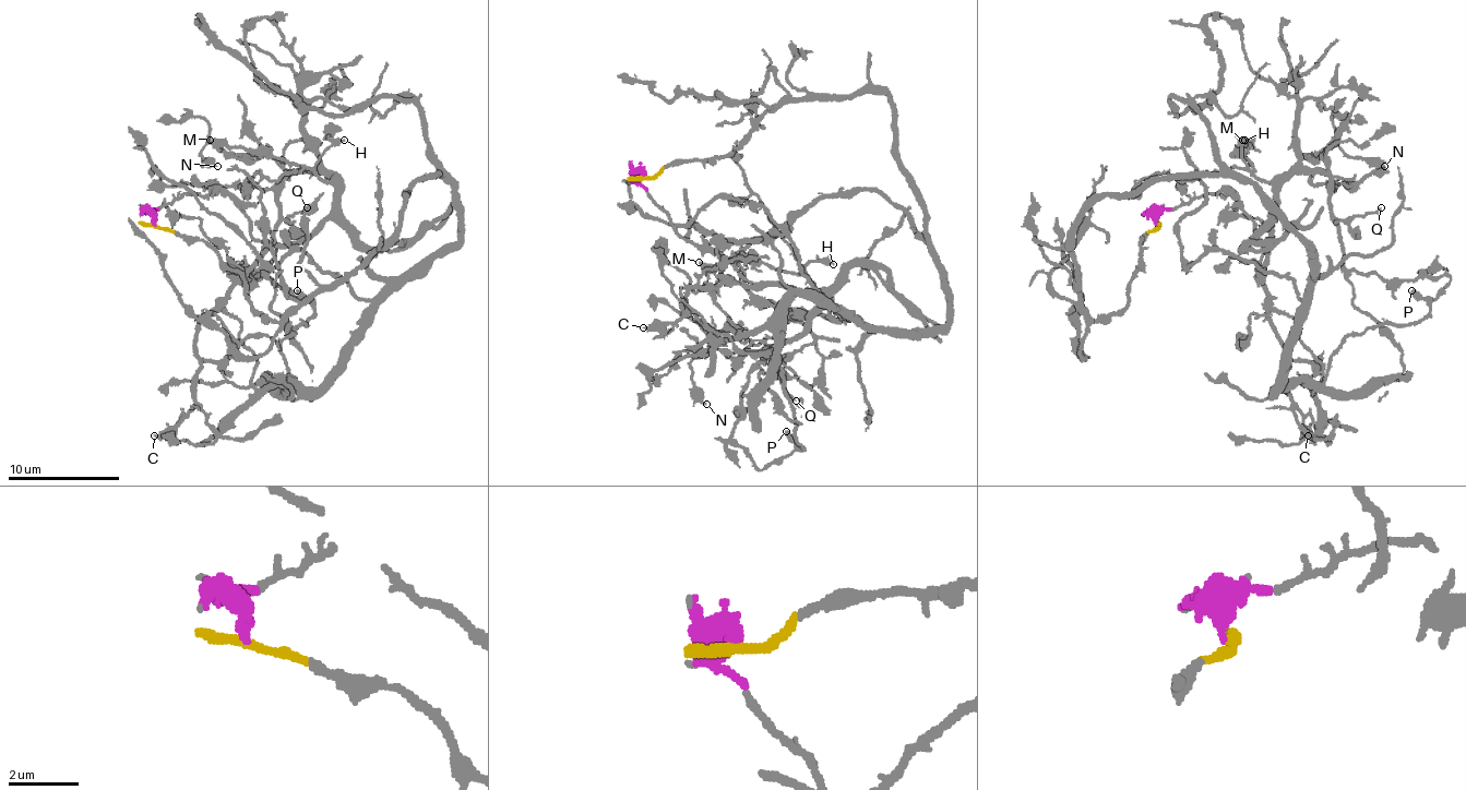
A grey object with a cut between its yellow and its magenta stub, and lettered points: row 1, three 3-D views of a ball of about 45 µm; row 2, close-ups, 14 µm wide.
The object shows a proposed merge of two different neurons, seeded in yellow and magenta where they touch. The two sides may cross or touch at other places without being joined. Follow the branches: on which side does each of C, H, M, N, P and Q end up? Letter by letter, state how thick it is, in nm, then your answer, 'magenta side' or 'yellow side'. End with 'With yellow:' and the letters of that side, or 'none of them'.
C: calibre 360 nm; magenta side
H: calibre 340 nm; magenta side
M: calibre 400 nm; magenta side
N: calibre 320 nm; magenta side
P: calibre 400 nm; yellow side
Q: calibre 170 nm; magenta side
With yellow: P

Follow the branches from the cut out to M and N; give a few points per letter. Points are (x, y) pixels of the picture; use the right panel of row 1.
M: (1156, 224), (1167, 210), (1217, 193), (1231, 196), (1262, 243), (1274, 188), (1240, 154), (1242, 140)
N: (1156, 224), (1217, 193), (1231, 196), (1262, 243), (1276, 188), (1326, 168), (1312, 157), (1335, 143), (1385, 165)

